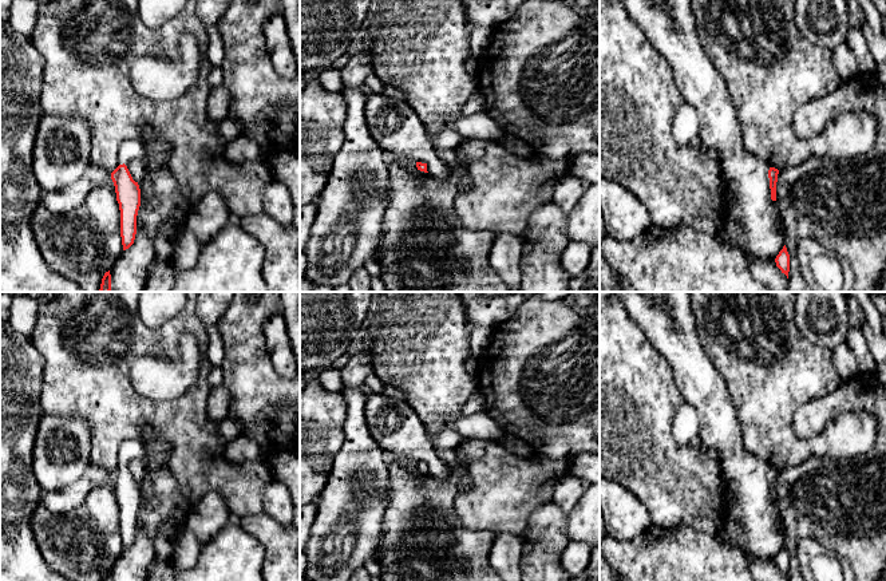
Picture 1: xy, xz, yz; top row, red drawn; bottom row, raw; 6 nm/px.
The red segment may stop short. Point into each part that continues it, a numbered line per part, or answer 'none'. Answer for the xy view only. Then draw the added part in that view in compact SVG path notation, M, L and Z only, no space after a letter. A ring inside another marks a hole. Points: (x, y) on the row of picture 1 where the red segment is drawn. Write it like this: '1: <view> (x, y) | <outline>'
1: xy (131, 149) | M130 139L120 145L118 151L118 161L123 165L128 159L138 159L145 157L145 147L139 141Z

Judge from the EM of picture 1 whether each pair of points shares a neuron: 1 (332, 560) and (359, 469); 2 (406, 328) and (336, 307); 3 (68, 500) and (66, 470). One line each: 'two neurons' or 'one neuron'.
1: one neuron
2: two neurons
3: two neurons

